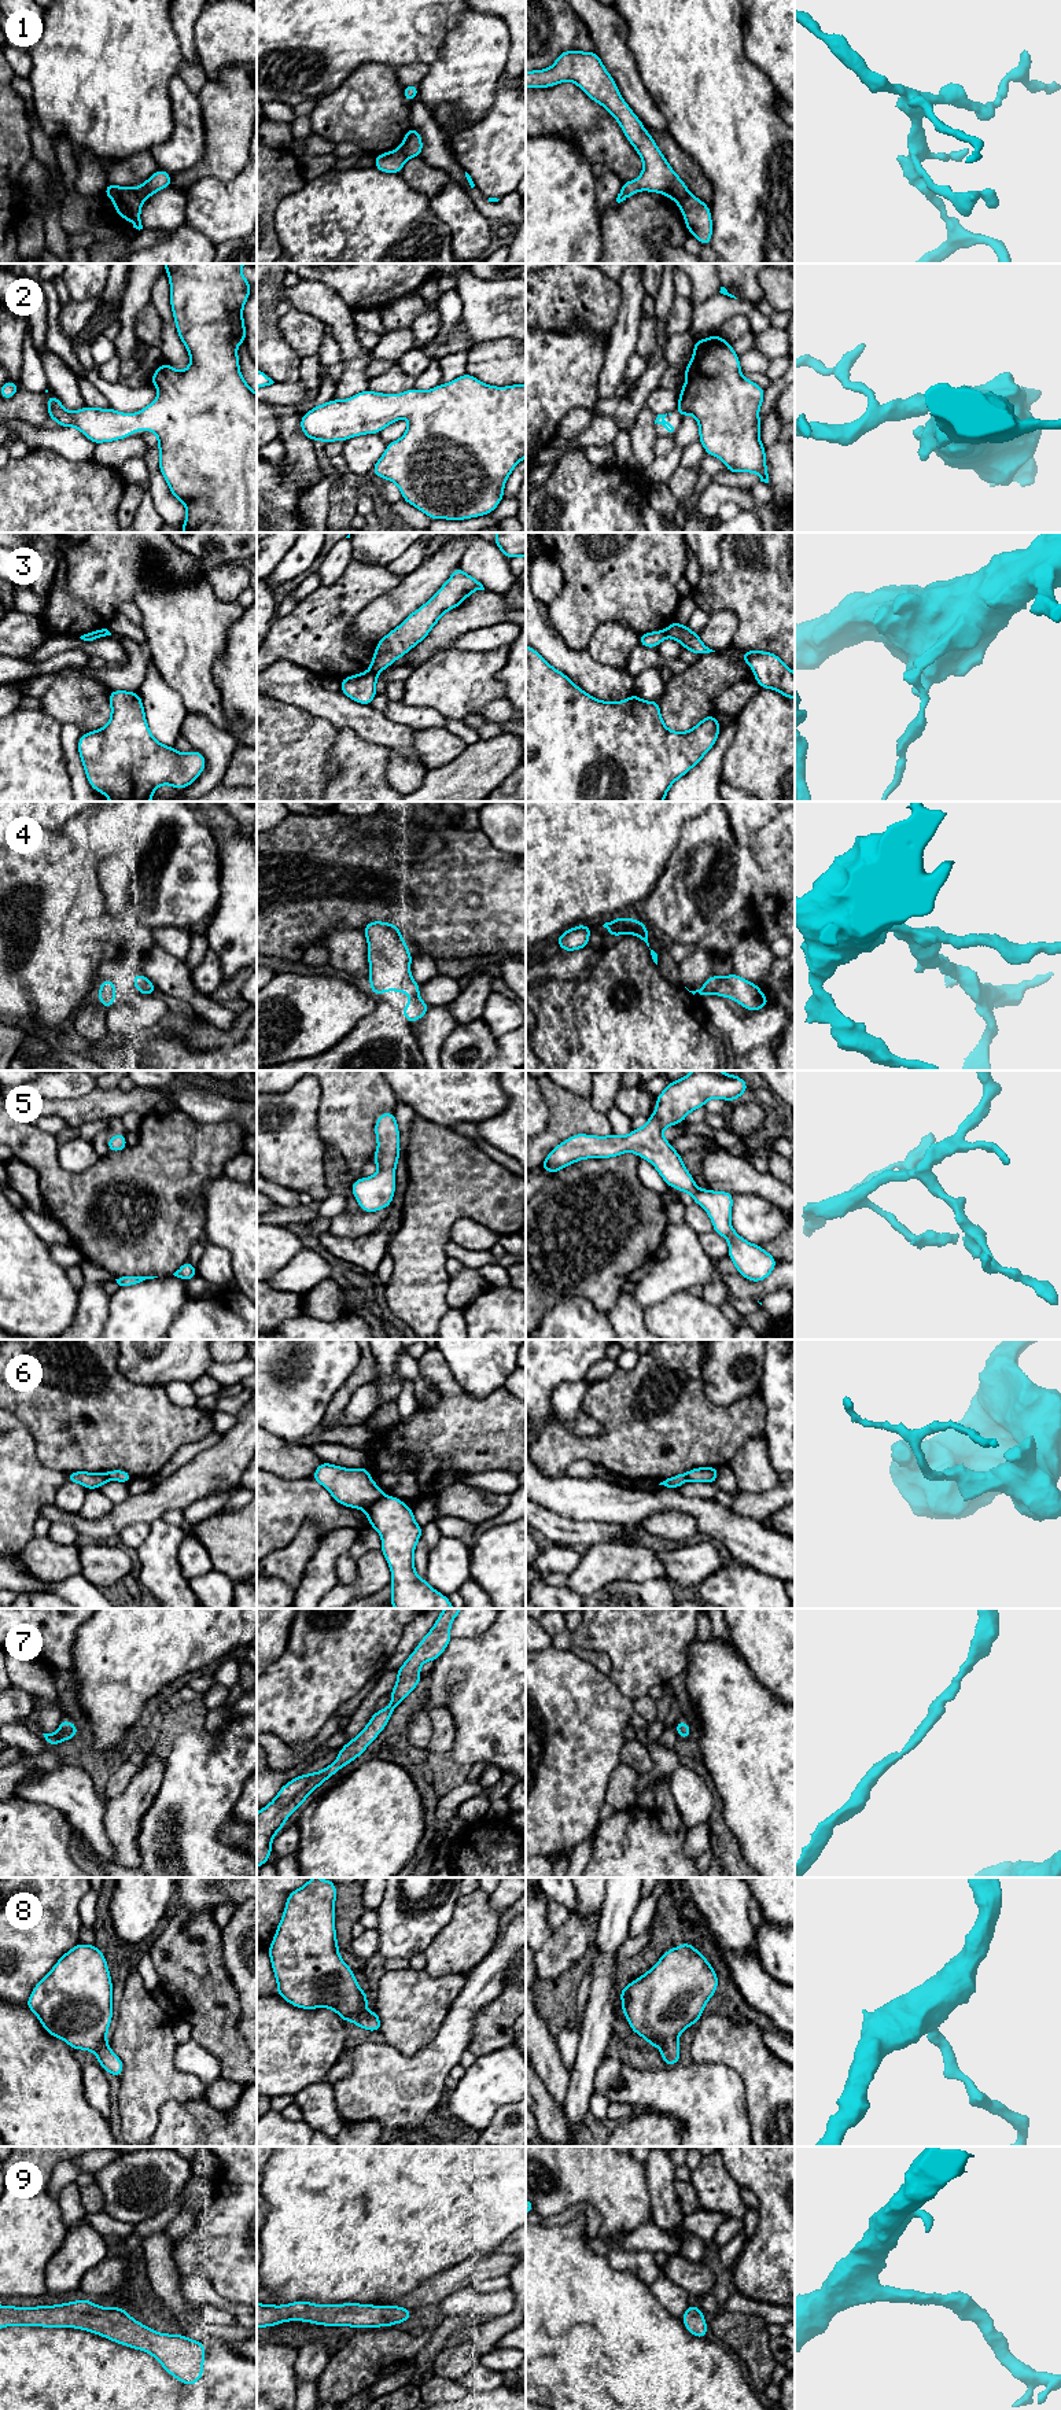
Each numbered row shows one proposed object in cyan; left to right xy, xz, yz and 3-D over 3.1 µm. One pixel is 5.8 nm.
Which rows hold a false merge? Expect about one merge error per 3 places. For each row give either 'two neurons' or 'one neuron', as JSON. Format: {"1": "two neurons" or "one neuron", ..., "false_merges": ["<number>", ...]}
{"1": "two neurons", "2": "one neuron", "3": "two neurons", "4": "one neuron", "5": "one neuron", "6": "two neurons", "7": "one neuron", "8": "one neuron", "9": "one neuron", "false_merges": ["1", "3", "6"]}

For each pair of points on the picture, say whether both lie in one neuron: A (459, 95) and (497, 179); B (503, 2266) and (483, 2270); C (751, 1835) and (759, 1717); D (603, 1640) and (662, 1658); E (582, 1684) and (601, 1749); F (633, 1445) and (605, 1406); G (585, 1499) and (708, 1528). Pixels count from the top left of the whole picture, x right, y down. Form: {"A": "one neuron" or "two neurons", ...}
{"A": "two neurons", "B": "one neuron", "C": "one neuron", "D": "one neuron", "E": "one neuron", "F": "one neuron", "G": "one neuron"}

